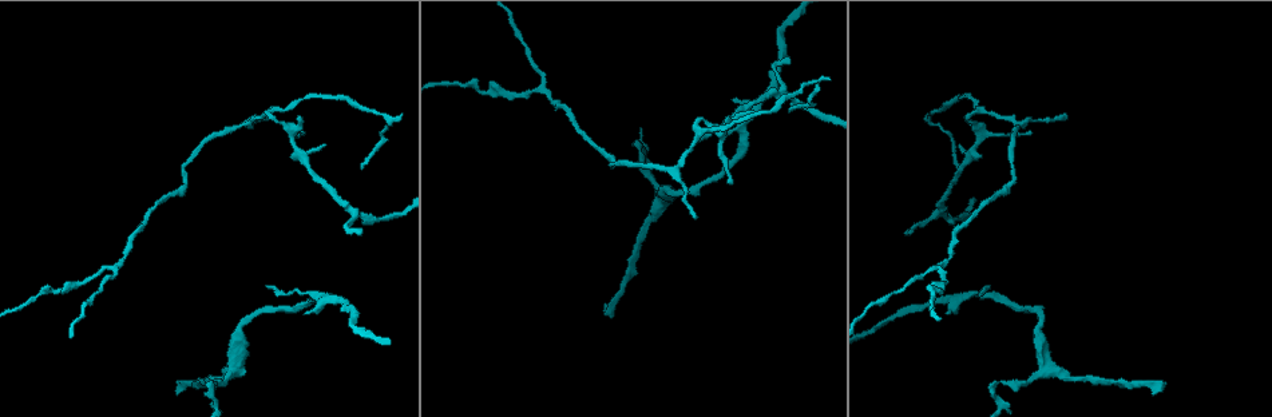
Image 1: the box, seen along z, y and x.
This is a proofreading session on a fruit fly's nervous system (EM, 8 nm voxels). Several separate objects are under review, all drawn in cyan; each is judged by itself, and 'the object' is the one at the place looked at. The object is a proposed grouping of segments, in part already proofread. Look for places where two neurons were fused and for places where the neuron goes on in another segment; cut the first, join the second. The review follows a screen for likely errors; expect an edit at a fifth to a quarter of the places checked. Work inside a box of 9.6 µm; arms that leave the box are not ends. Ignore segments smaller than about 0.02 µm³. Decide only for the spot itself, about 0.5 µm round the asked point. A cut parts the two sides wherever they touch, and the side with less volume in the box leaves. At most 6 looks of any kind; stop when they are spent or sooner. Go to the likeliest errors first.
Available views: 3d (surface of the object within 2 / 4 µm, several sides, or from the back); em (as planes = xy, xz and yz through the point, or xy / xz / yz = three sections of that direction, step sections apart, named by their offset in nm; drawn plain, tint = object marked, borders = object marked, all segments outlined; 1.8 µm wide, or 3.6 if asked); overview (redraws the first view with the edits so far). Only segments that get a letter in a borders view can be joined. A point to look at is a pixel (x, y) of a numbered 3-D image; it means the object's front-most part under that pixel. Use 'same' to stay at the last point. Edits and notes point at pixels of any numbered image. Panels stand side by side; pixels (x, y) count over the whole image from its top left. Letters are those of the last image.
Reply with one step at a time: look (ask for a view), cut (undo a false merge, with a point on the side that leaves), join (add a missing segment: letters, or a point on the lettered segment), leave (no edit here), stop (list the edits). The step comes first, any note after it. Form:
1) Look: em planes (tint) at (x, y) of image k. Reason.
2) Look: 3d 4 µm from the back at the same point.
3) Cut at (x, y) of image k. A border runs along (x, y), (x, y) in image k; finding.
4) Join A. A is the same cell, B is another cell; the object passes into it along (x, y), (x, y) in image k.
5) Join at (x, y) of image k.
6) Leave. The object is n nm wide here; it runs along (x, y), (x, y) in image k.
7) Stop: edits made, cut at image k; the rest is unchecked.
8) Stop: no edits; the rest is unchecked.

Look: em planes (tint) at (947, 313) of image 1. Tapers out.

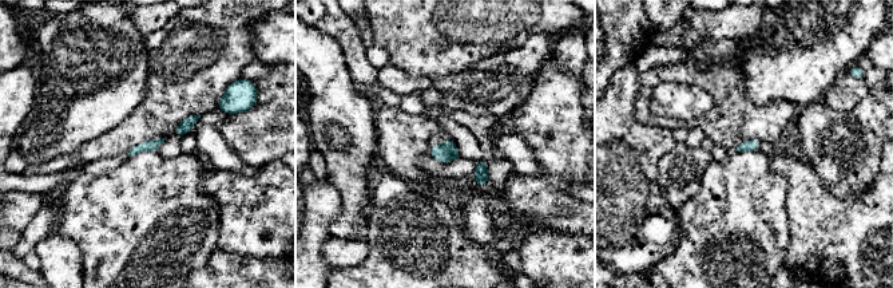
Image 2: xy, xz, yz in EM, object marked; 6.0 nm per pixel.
Look: em planes (borders) at the same point. What lies round it.

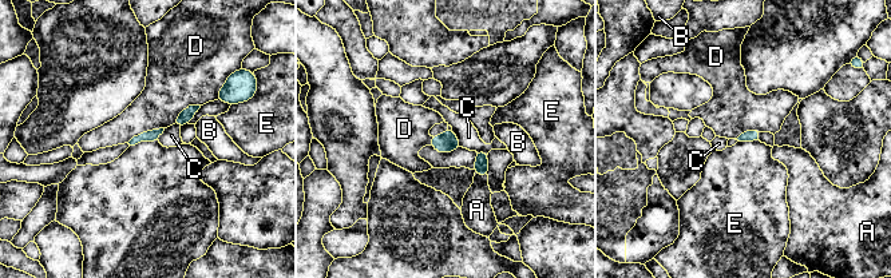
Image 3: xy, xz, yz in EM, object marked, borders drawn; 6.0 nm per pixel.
Leave. A, B, C, D and E are other cells; a border runs along (158, 141), (142, 141), (130, 146) in image 3; none of them fits.

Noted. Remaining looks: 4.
Look: em yz step 16 (borders) at (960, 145) of image 1. Tapers out.

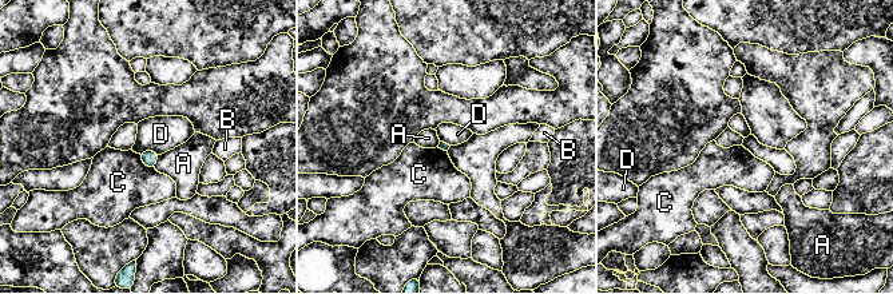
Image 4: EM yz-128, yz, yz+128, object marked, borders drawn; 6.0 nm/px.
Look: em planes (borders) at the same point. Another direction.

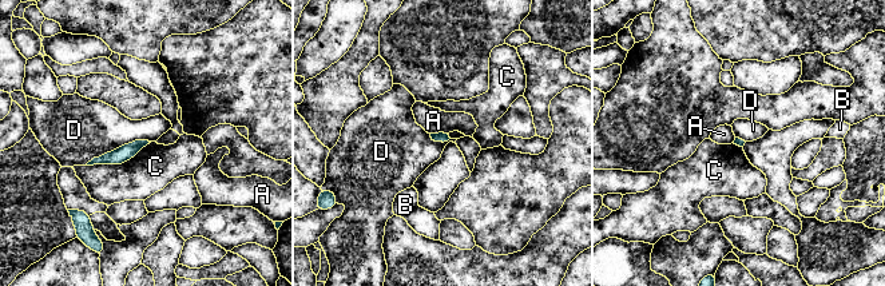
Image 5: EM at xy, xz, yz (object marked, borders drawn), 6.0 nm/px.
Leave. The longest contact is with D, 420 nm; A, B, C and D are other cells; none of them fits.

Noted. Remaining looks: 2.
Look: 3d 2 µm at (1076, 379) of image 1. Thick turns thin.

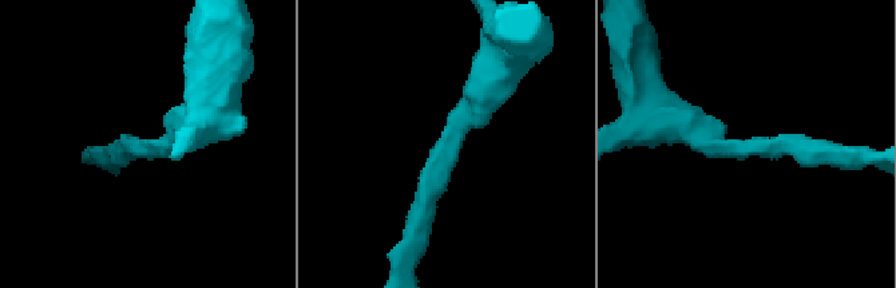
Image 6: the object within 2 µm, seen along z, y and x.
Look: em planes (borders) at (752, 149) of image 6. Shape alone is not enough.

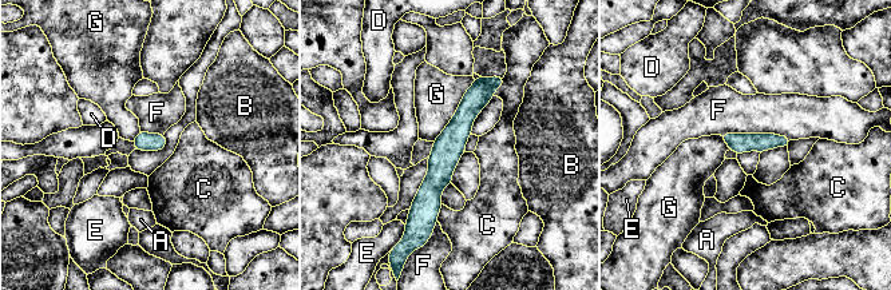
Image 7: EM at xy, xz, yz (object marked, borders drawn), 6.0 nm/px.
Leave. The longest contact is with G, 460 nm; A, B, C, D, E, F and G are other cells; it runs along (497, 79), (442, 161), (430, 221) in image 7; continuous, no second neuron.

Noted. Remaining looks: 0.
Stop: no edits; the rest is unchecked.

